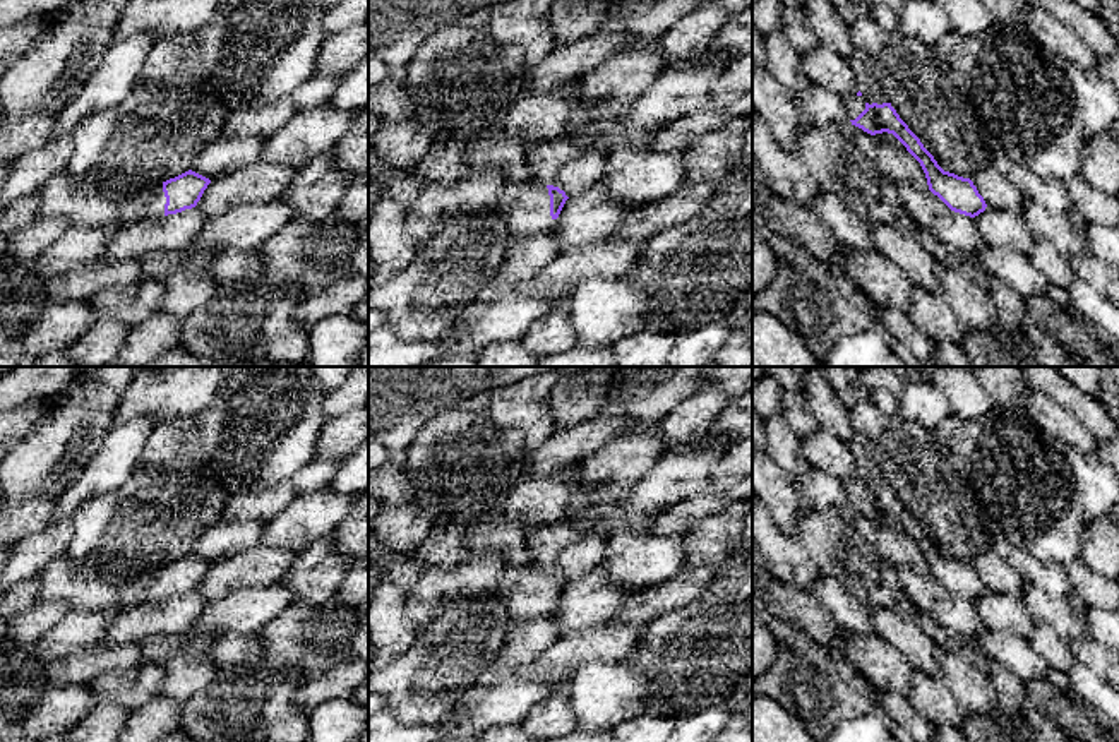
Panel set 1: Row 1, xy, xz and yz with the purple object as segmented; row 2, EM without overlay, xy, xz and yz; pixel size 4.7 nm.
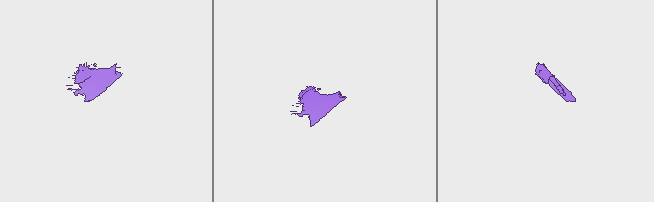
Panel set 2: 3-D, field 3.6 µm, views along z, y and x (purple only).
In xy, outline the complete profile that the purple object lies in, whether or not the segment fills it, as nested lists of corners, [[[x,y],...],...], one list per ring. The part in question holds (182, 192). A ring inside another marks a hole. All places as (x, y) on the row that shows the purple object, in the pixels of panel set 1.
[[[188,170],[137,194],[118,195],[118,223],[130,224],[147,218],[159,218],[192,209],[197,206],[209,183],[209,178]]]

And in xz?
[[[509,182],[494,211],[504,219],[509,247],[554,228],[565,200],[564,190],[536,182]]]

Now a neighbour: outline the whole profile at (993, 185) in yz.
[[[994,166],[975,170],[970,180],[989,207],[1021,212],[1026,197]]]

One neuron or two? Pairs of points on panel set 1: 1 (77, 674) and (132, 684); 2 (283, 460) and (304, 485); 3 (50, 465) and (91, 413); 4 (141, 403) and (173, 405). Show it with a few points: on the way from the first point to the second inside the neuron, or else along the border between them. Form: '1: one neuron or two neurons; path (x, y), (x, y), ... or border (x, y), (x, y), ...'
1: two neurons; border (134, 665), (125, 670), (101, 674), (91, 686)
2: two neurons; border (314, 460), (292, 477)
3: one neuron; path (55, 453), (79, 425)
4: one neuron; path (149, 403), (165, 403)

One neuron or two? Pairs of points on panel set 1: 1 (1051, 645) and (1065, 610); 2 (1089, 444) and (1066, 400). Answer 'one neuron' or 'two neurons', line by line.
1: two neurons
2: two neurons

